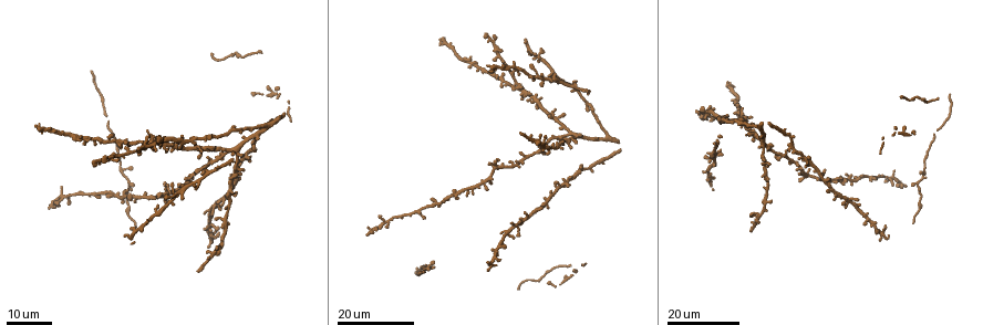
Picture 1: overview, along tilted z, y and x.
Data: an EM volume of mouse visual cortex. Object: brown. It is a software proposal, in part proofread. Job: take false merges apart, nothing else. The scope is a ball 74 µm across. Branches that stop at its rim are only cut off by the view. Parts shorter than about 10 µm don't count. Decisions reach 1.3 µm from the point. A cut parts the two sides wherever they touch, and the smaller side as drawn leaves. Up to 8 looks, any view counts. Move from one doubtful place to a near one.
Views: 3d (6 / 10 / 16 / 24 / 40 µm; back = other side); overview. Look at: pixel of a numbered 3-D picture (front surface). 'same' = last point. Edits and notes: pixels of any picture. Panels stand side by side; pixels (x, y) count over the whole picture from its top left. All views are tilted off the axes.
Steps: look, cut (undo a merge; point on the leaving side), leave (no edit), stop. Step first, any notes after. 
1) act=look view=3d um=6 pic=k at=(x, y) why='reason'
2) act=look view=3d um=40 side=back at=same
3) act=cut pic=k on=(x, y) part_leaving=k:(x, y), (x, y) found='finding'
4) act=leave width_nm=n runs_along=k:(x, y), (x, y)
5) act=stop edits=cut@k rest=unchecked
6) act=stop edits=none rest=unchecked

act=look view=3d um=24 pic=1 at=(850, 201) why='four-way junction'

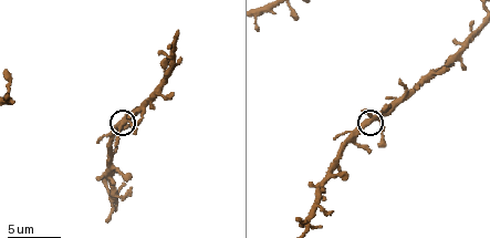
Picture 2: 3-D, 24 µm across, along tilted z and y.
act=look view=3d um=6 pic=2 at=(378, 122) why='closer look'

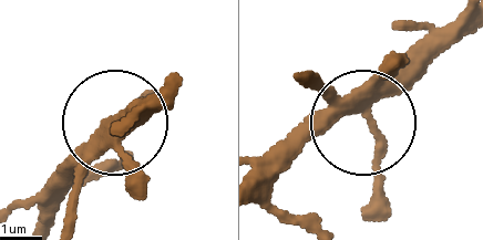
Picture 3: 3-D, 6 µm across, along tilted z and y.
act=leave arms=4 runs_along=3:(460, 30), (373, 108), (320, 117), (268, 160) found='continuous, no second cell'

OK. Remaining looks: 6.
act=look view=3d um=24 pic=1 at=(169, 193) why='four or more arms meet'

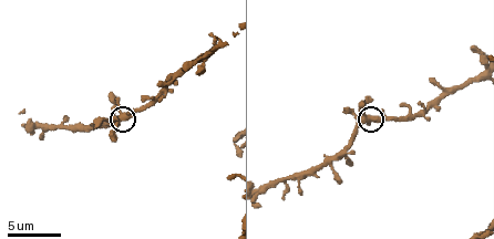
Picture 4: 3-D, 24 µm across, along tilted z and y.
act=look view=3d um=10 pic=4 at=(374, 118) why='zoom in'

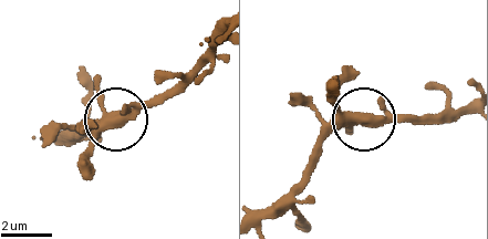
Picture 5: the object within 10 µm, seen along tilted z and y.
act=look view=3d um=6 pic=5 at=(111, 124) why='zoom in'

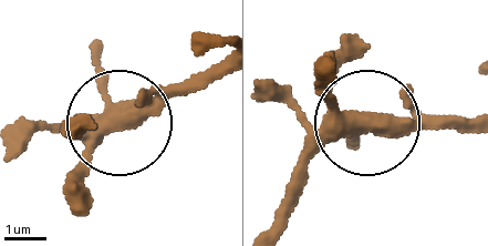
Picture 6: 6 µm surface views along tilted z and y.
act=leave side_arm_um=112 found='one cell here'

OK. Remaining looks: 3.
act=look view=3d um=24 pic=1 at=(792, 137) why='thick turns thin'

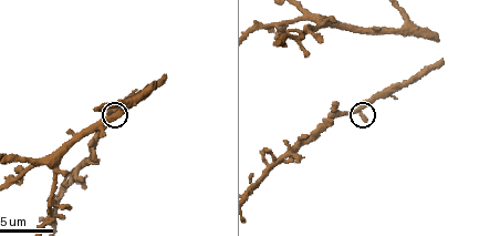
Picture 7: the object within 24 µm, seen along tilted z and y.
act=look view=3d um=10 pic=7 at=(358, 107)

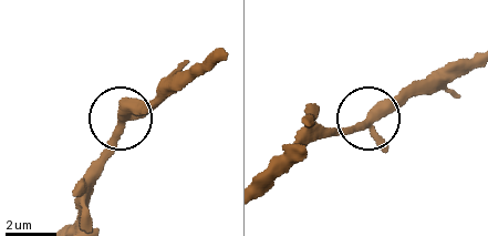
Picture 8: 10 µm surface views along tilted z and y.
act=leave arms=3 runs_along=8:(470, 60), (442, 68), (403, 99), (331, 132) found='one cell here'

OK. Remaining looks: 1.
act=stop edits=none rest=unchecked

